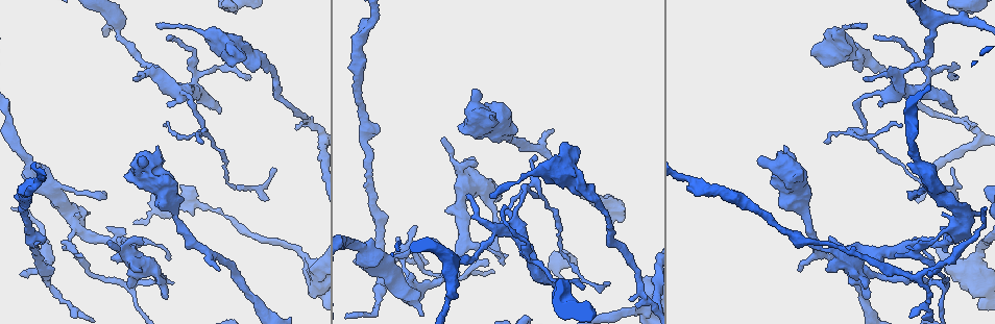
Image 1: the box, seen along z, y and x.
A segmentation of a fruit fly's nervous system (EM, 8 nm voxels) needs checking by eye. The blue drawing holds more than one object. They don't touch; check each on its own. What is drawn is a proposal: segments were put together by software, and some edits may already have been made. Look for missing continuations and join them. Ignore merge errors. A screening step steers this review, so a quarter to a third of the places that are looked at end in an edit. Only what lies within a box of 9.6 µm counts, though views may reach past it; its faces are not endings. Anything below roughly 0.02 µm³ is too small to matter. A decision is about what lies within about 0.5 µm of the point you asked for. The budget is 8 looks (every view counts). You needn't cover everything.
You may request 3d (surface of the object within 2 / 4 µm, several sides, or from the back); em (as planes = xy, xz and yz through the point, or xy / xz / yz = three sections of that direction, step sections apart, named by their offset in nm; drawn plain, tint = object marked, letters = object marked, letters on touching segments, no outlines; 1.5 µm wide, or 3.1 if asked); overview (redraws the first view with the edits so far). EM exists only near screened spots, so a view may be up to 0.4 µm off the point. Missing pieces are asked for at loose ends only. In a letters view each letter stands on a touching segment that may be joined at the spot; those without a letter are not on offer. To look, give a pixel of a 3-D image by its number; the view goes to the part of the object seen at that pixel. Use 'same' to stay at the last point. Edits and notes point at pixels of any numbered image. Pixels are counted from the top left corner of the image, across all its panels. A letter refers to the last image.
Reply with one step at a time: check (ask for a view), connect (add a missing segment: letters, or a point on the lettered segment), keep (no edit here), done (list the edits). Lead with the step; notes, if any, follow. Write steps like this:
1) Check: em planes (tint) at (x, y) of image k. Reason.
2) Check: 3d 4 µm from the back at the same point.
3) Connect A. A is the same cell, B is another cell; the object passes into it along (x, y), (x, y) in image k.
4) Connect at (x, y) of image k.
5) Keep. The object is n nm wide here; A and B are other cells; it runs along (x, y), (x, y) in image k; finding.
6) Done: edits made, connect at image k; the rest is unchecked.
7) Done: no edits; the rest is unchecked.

Check: em yz step 8 (plain) at (166, 125) of image 1. Tapers out.

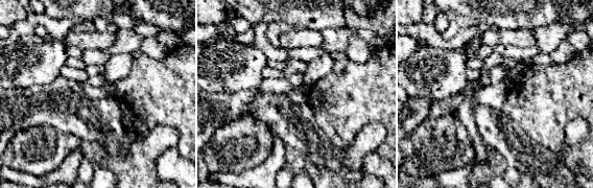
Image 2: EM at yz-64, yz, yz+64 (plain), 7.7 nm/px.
Check: em yz step 8 (letters) at the same point.

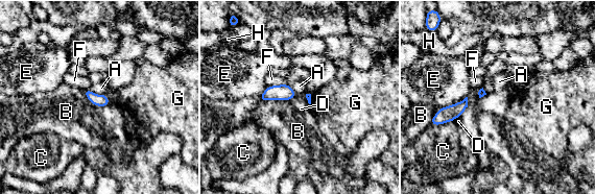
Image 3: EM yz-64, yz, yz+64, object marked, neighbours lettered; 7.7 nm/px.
Keep. The longest contact is with B, 240 nm; A, B, C, D, E, F, G and H are other cells; a border runs along (296, 95), (287, 100) in image 3; none of them fits.

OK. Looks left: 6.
Check: em planes (plain) at (124, 176) of image 1.

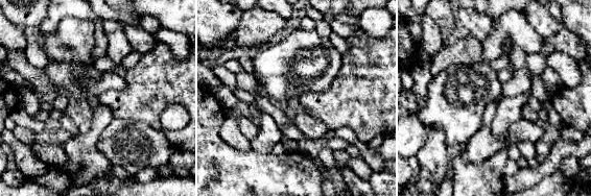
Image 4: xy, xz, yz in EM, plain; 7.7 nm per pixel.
Check: em planes (letters) at the same point. What lies round it.

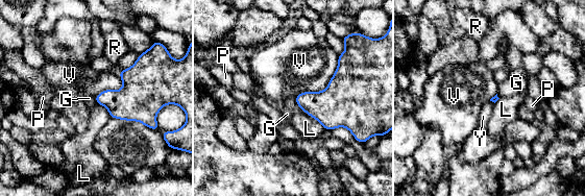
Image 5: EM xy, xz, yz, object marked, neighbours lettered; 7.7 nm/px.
Keep. G, L, P, R, V and Y are other cells; none of them fits.

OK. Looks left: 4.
Check: em planes (tint) at (929, 273) of image 1. Free end.

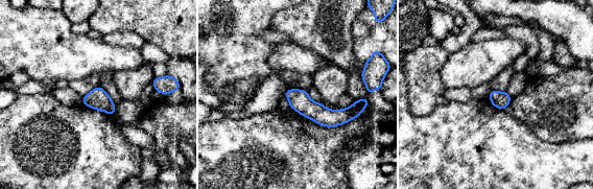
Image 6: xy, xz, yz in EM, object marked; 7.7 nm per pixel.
Check: em planes (letters) at the same point.

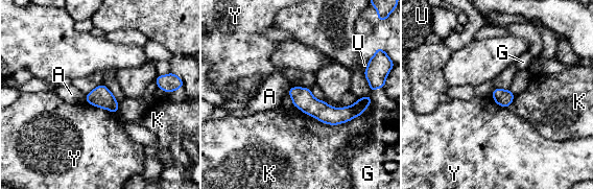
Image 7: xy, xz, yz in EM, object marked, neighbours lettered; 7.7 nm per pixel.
Keep. A, G, K, U and Y are other cells; it runs along (291, 91), (324, 113), (363, 100) in image 7; none of them fits.

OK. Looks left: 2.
Done: no edits; the rest is unchecked.

